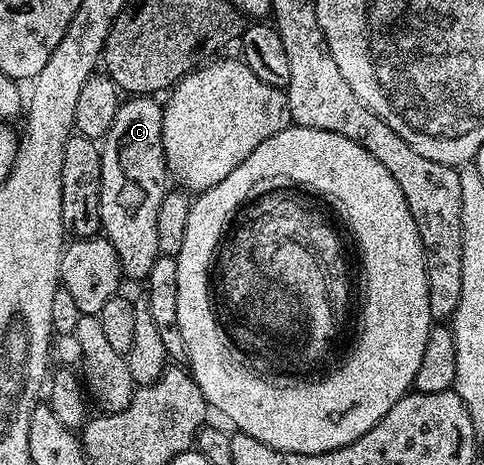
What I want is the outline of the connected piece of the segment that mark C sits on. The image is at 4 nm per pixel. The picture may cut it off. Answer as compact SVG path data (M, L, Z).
M129 95L127 99L121 103L120 108L114 114L114 122L110 122L110 130L104 135L100 144L100 161L102 162L102 178L100 179L100 222L102 225L103 235L107 236L109 242L114 246L114 250L120 259L120 271L125 277L128 276L132 280L143 281L150 274L150 266L154 266L154 262L160 256L160 247L158 246L158 206L162 206L162 198L166 191L164 183L170 180L168 163L164 157L164 143L162 142L162 118L164 110L161 101L153 98L151 95L137 96Z

